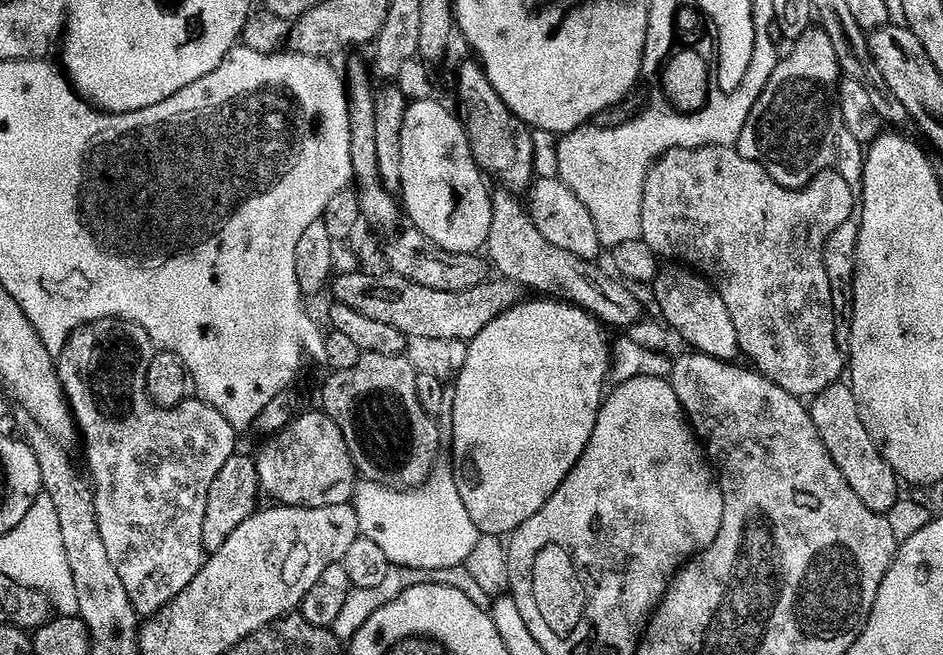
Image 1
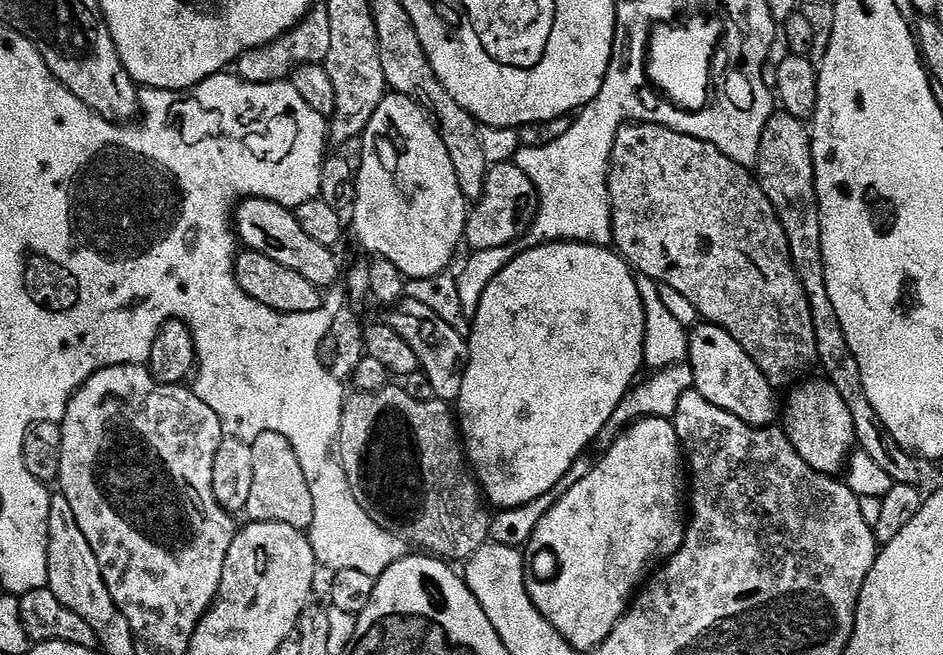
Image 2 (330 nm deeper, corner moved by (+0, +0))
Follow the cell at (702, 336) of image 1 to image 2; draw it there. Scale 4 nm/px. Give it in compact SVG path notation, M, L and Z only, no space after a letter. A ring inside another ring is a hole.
M707 322L692 328L688 341L688 363L693 370L694 388L705 399L707 405L724 409L729 416L740 418L744 423L755 428L771 427L775 418L778 418L778 404L776 408L776 390L767 378L758 370L756 363L750 359L743 346L734 341L721 327Z

